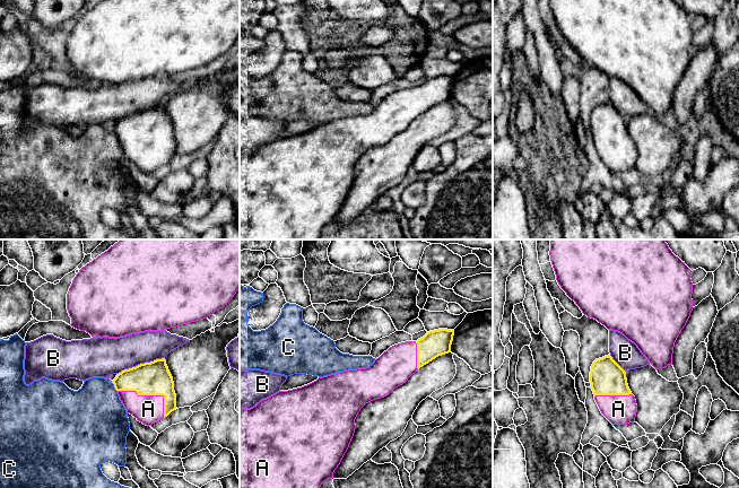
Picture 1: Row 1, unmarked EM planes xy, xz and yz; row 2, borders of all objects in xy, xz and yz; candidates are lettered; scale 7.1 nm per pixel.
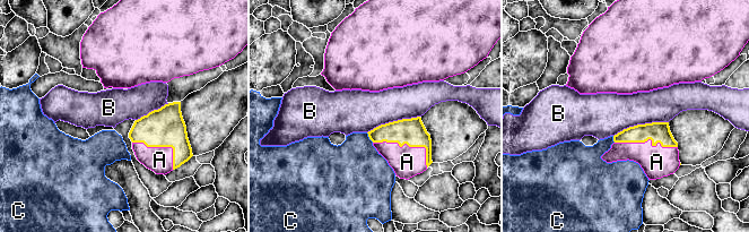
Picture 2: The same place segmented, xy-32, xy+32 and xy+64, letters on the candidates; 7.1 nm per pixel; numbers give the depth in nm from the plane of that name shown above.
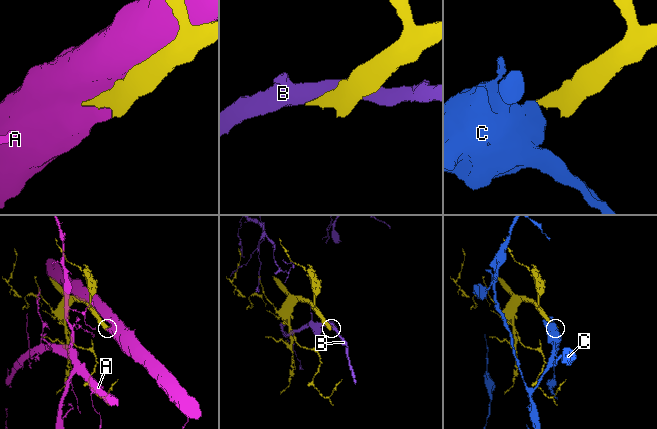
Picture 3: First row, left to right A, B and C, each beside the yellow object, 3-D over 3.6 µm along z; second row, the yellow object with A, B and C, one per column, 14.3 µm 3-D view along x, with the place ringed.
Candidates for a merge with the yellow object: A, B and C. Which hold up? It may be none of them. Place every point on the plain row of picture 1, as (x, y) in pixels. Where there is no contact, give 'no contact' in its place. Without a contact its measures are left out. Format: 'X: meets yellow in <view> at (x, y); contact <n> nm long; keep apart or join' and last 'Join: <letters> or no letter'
A: meets yellow in xy at (150, 141); contact 380 nm long; join
B: meets yellow in xy at (140, 111); contact 360 nm long; keep apart
C: meets yellow in xy at (114, 133); contact 90 nm long; keep apart
Join: A

